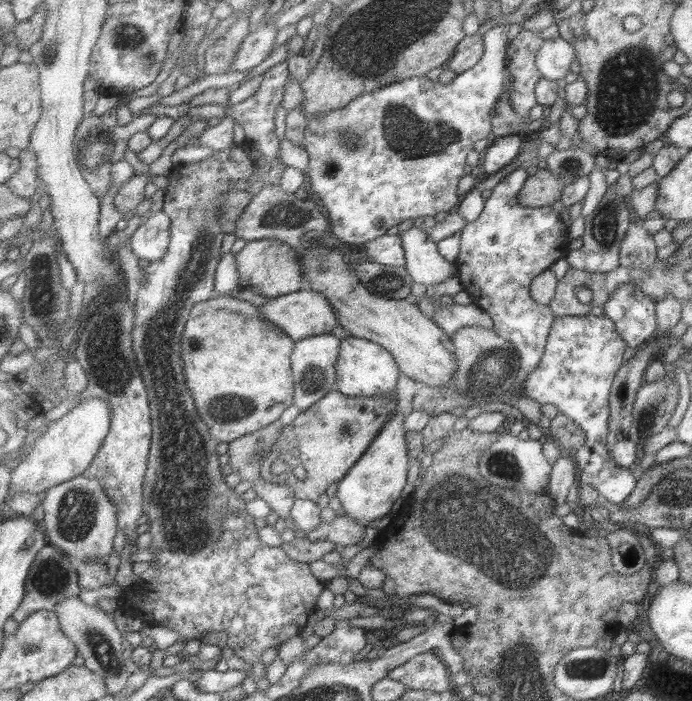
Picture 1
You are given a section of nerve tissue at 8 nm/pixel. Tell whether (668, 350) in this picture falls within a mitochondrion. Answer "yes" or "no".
no

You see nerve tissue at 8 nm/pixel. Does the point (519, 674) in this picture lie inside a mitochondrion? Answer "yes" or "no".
yes

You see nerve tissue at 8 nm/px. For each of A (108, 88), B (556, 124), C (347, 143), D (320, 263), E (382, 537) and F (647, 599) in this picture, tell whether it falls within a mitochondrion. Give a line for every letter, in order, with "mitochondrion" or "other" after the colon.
A: other
B: other
C: mitochondrion
D: mitochondrion
E: other
F: other

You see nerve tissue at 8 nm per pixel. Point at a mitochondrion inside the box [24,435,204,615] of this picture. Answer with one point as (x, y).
(77, 509)

